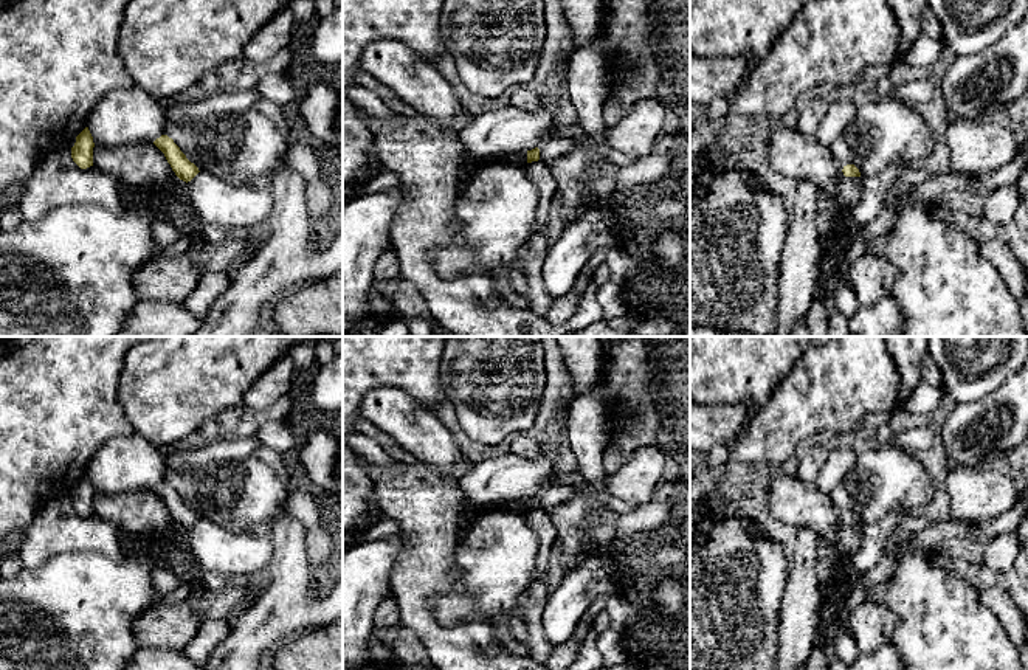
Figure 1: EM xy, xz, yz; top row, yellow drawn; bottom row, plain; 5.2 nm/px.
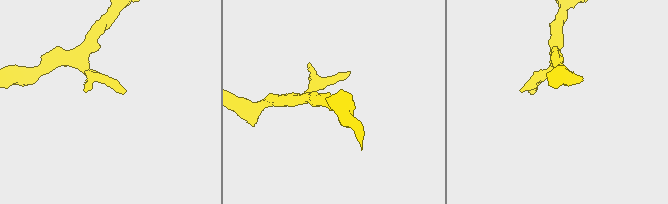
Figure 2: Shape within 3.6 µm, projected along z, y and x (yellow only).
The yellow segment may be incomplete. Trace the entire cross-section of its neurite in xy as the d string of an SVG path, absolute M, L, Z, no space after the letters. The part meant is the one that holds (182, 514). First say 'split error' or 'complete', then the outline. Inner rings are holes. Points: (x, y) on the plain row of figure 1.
complete; M161 482L154 492L164 501L167 510L180 527L188 530L200 520L167 482Z

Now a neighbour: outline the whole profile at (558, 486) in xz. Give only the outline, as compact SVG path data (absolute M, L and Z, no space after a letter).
M554 470L544 481L538 496L540 507L550 510L558 504L567 501L575 492L575 478L578 473L564 473Z

